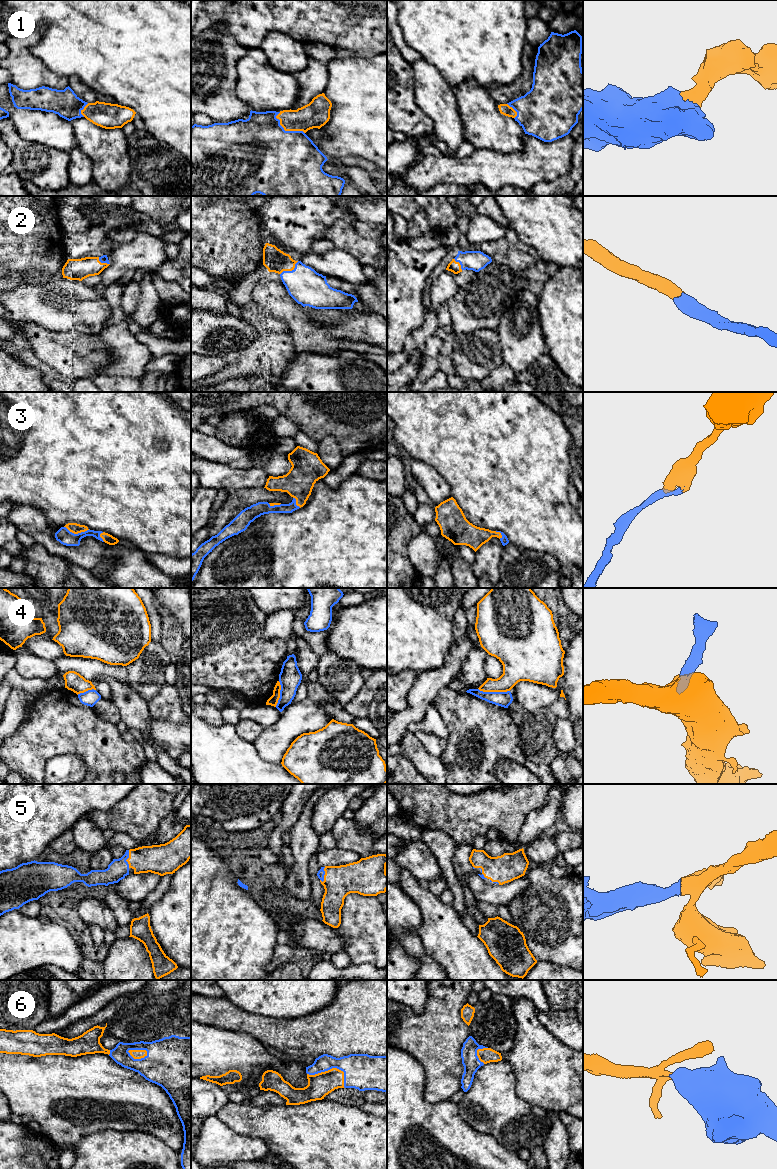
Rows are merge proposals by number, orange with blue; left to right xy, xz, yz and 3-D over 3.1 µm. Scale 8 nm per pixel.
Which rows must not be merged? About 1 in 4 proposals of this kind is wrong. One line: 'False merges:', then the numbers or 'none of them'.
False merges: 4

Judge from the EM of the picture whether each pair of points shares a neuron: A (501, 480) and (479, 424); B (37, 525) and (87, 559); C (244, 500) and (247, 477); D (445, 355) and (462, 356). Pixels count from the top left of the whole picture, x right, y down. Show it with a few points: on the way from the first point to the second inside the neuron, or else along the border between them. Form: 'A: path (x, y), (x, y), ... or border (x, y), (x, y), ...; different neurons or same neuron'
A: path (501, 466), (501, 450), (490, 438); same neuron
B: path (48, 538), (60, 550), (74, 554); same neuron
C: border (263, 486), (246, 487), (229, 494); different neurons
D: border (456, 334), (452, 354), (454, 373); different neurons

